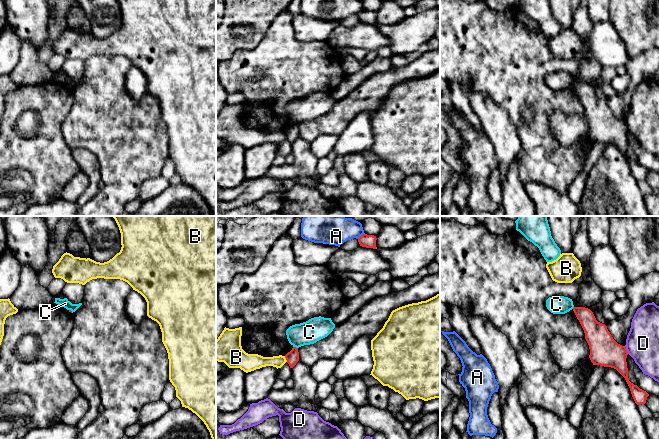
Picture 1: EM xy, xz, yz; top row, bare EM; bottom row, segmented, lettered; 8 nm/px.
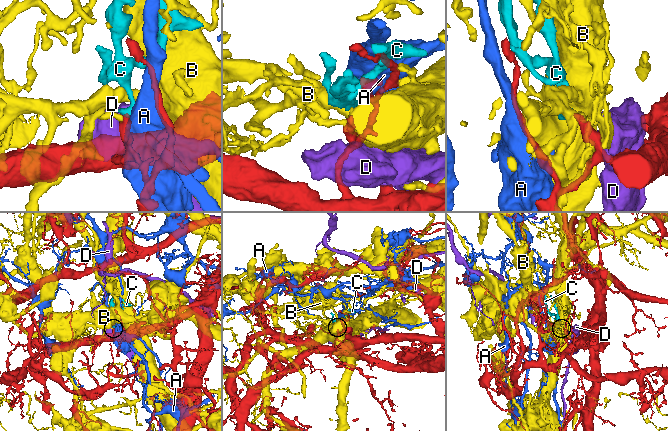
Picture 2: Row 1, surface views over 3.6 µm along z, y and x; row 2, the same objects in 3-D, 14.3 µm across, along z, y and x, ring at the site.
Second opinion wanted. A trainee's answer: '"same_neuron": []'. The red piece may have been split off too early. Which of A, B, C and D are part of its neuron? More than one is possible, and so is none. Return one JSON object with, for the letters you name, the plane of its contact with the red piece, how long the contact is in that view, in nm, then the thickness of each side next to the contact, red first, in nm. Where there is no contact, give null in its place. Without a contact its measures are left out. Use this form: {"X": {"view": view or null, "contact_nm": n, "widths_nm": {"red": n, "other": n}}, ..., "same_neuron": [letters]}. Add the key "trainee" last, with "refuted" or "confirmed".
{"same_neuron": [], "trainee": "confirmed"}

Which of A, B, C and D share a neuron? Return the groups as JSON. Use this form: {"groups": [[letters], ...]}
{"groups": [["A"], ["B", "C"], ["D"]]}

